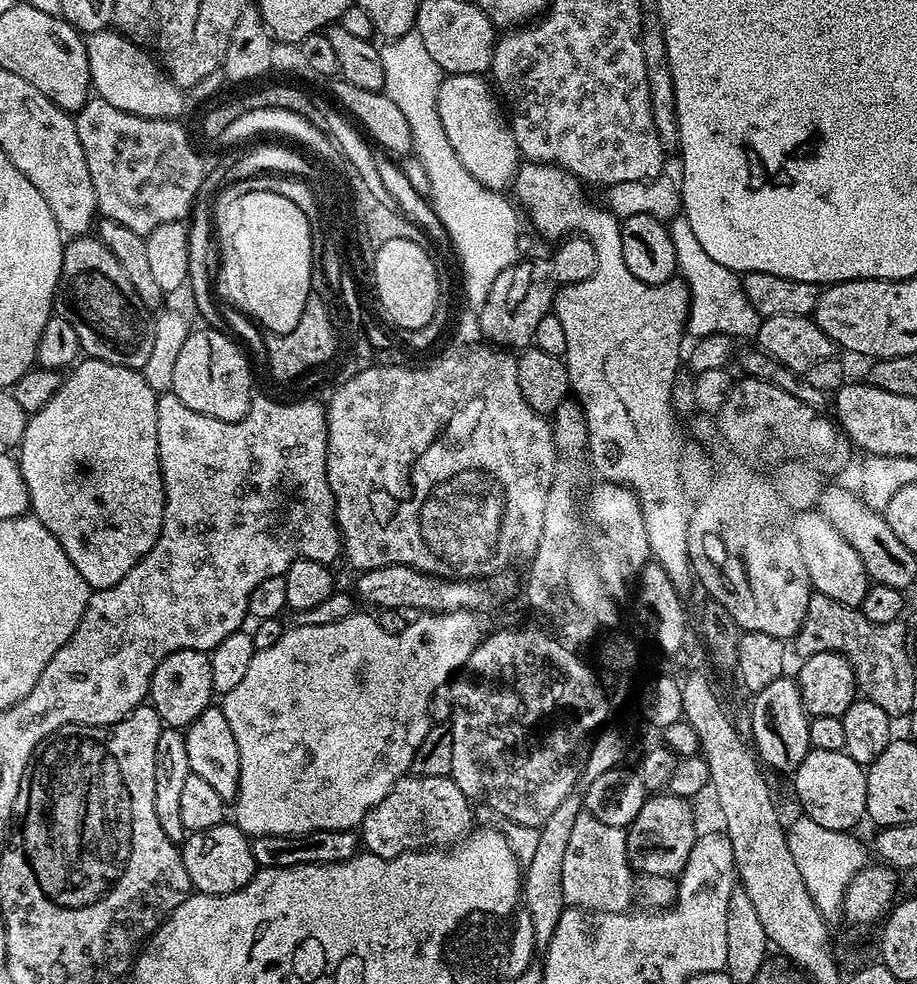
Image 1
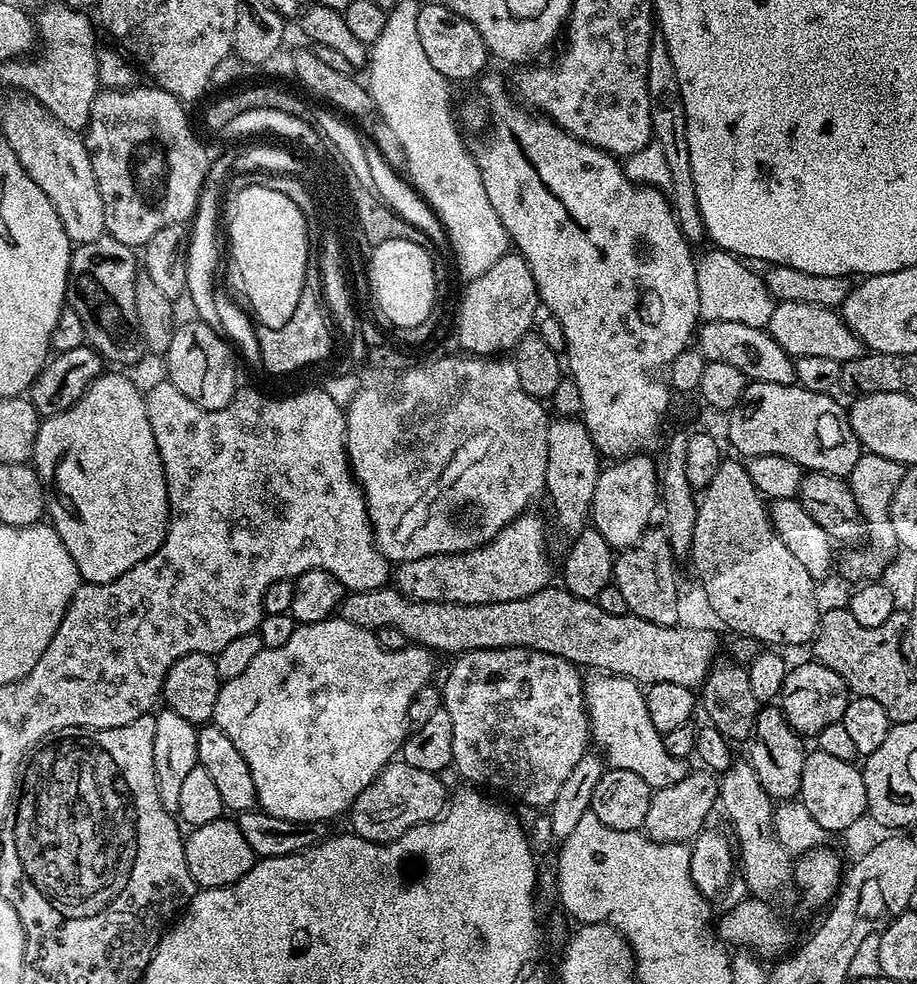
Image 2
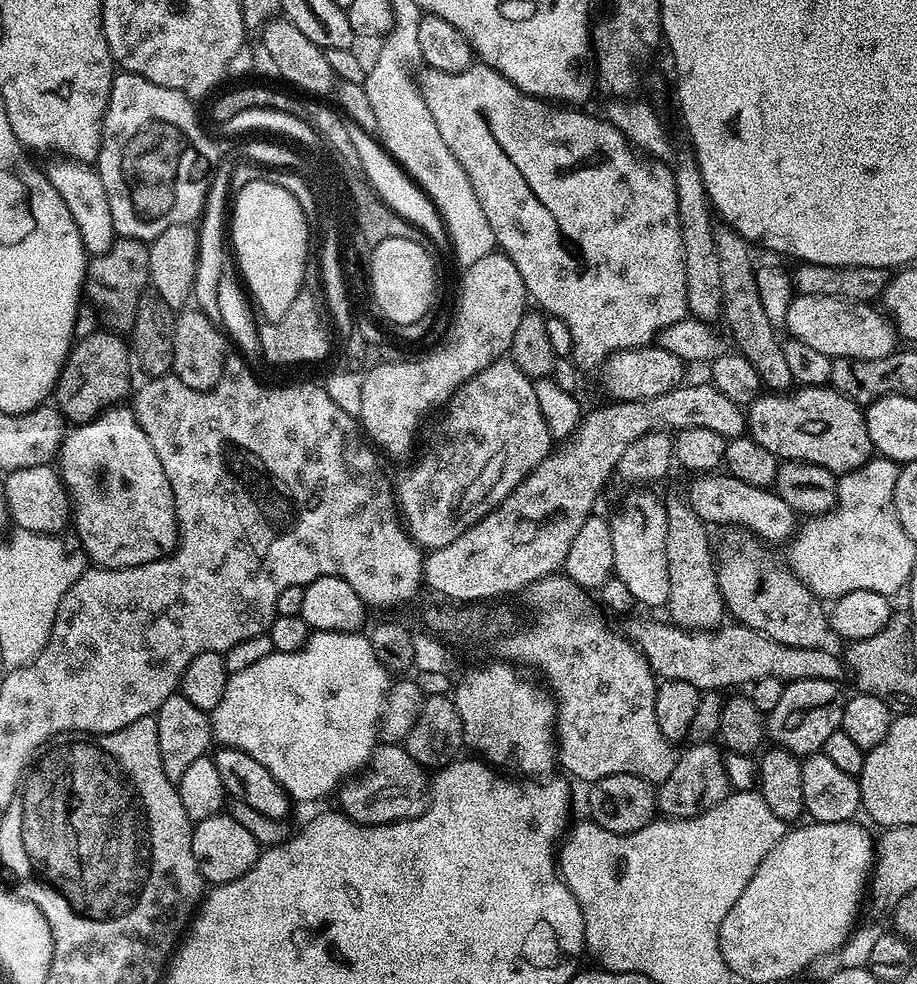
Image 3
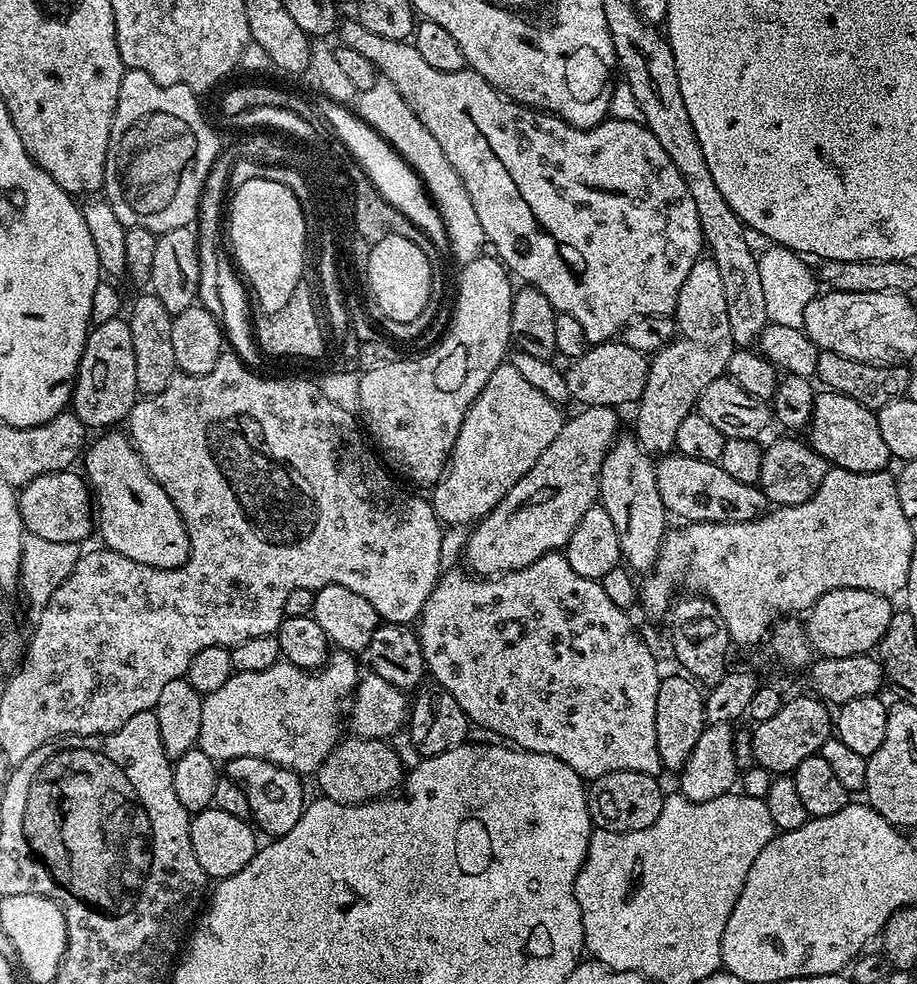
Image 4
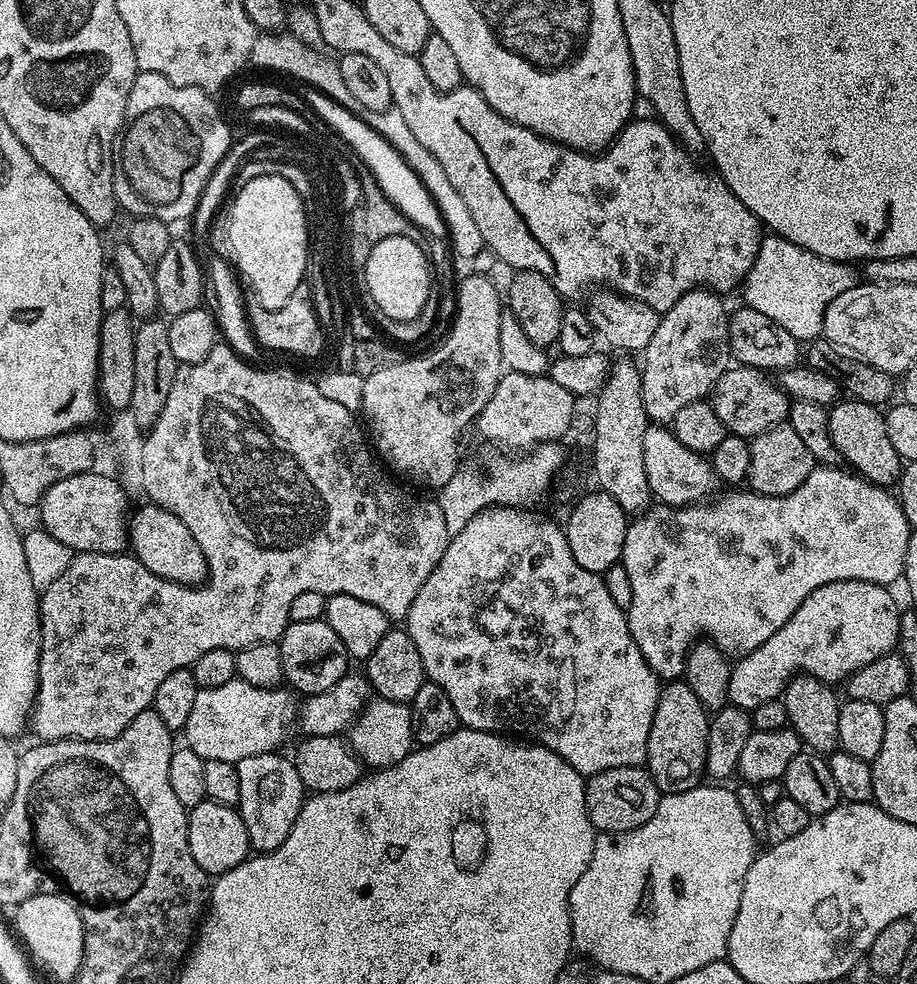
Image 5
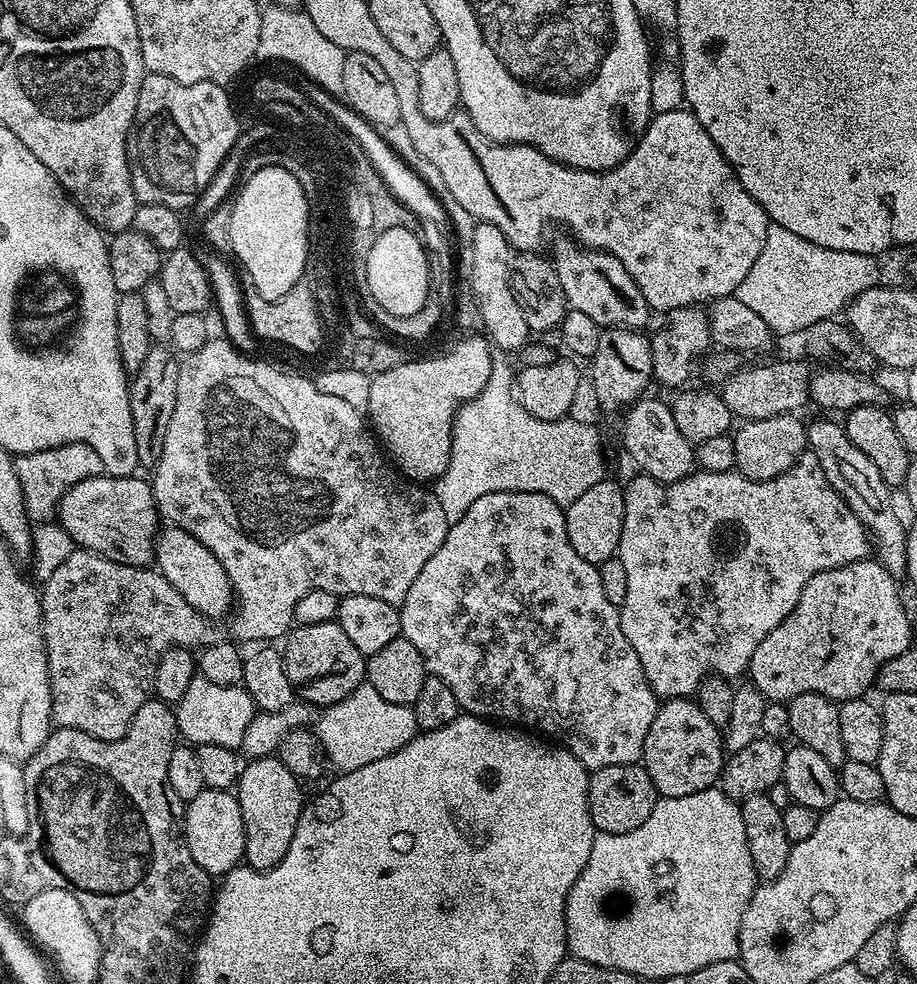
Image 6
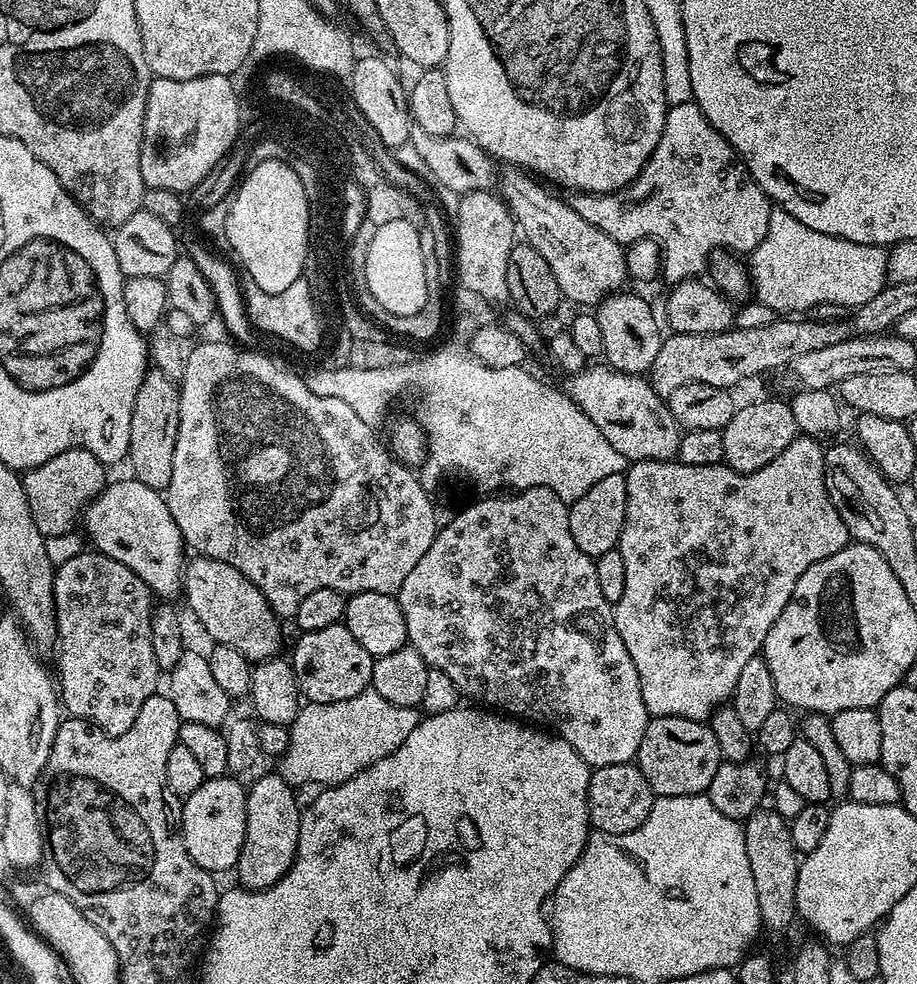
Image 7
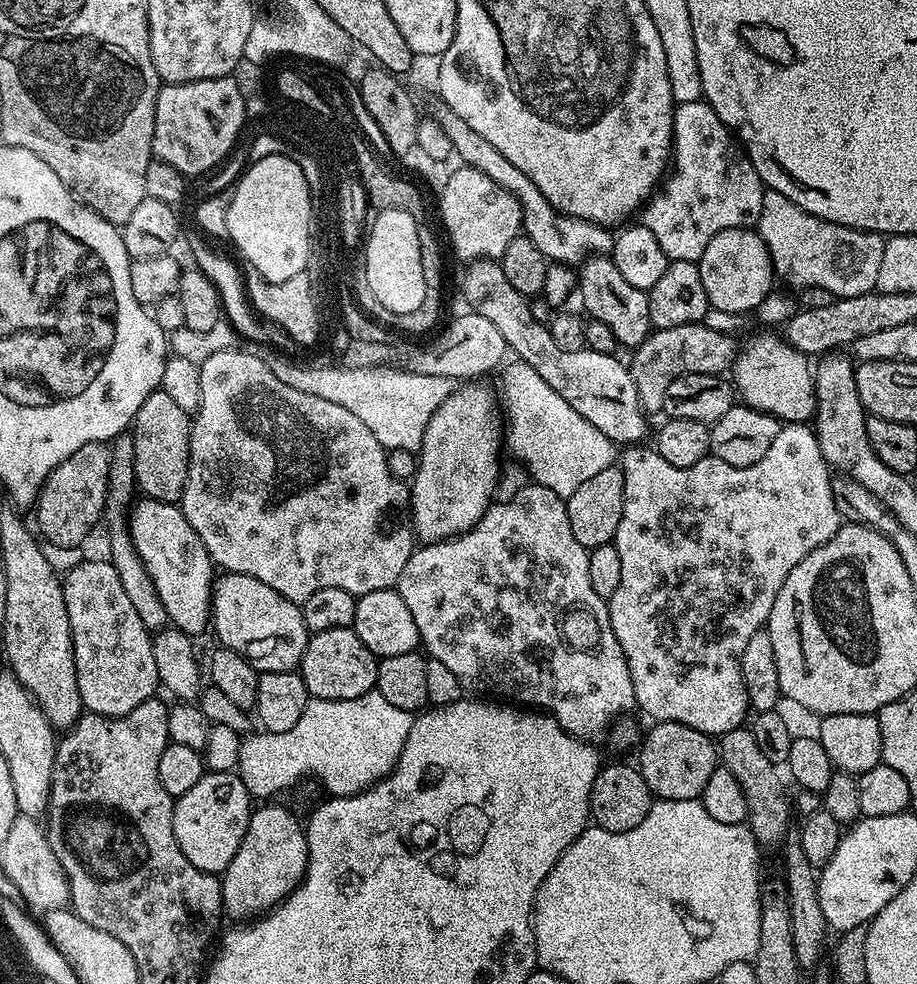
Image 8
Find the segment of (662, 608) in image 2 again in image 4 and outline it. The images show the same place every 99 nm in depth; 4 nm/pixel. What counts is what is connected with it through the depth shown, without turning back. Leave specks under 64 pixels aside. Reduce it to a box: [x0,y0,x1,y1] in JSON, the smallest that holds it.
[599,435,666,573]

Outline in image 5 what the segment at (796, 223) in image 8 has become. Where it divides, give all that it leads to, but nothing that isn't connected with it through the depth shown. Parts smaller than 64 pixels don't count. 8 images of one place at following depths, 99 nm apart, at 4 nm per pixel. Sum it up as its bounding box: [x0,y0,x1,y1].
[742,234,858,342]

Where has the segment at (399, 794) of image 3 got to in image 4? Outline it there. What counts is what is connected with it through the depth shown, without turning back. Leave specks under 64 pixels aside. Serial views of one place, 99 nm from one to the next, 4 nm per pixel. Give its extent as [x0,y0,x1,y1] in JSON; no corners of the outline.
[314,739,406,805]

